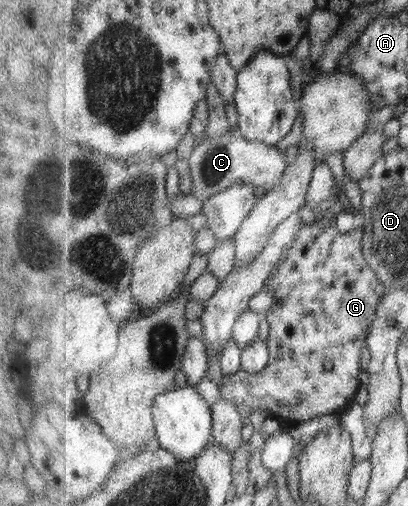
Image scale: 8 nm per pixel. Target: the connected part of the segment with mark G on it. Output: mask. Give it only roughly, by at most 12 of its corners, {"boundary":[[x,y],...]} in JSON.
{"boundary":[[306,220],[264,288],[270,362],[220,396],[341,413],[387,288],[363,229]]}

